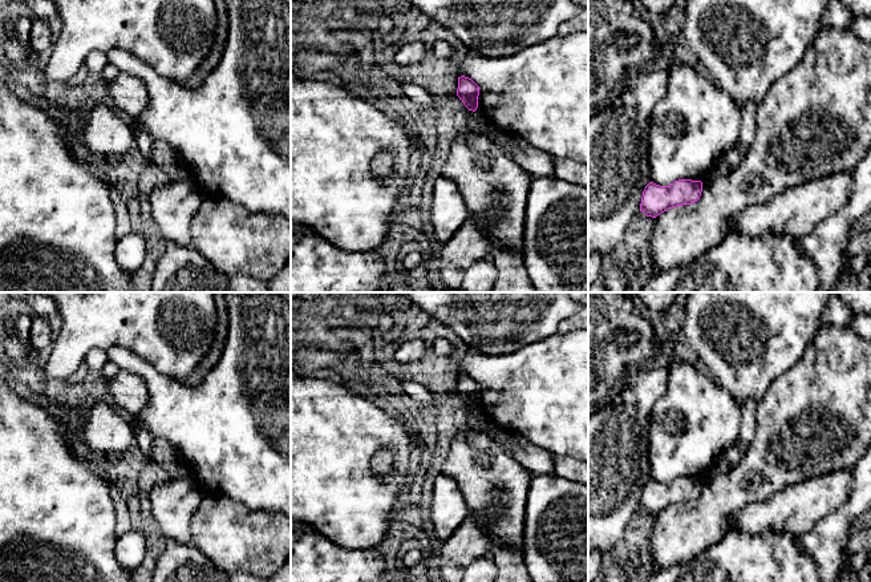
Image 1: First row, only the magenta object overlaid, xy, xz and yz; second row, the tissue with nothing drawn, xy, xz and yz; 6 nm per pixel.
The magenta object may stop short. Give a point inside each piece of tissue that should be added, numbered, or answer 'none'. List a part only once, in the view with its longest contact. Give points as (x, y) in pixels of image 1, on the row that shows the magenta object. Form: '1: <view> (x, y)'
none

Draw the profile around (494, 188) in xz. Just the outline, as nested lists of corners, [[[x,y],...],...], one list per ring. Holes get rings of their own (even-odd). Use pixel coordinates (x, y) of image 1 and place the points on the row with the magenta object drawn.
[[[479,116],[475,128],[465,129],[459,124],[461,133],[443,146],[443,155],[438,167],[438,174],[451,179],[465,201],[469,219],[474,221],[486,231],[491,241],[491,248],[507,247],[516,252],[523,251],[524,242],[524,214],[527,195],[532,178],[518,166],[513,157],[507,155],[495,142],[495,136],[501,132],[489,121]]]

